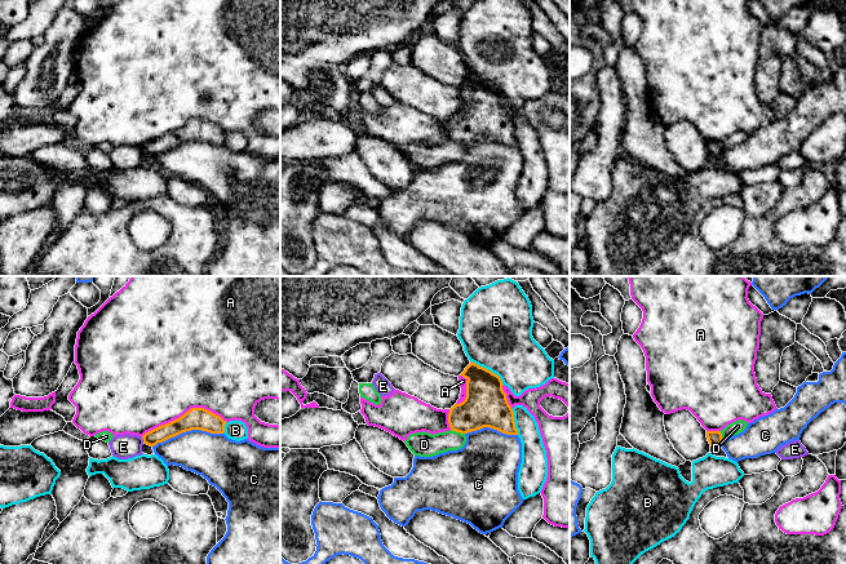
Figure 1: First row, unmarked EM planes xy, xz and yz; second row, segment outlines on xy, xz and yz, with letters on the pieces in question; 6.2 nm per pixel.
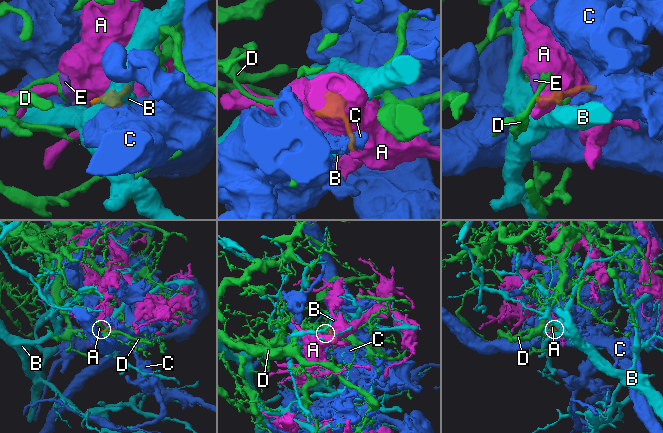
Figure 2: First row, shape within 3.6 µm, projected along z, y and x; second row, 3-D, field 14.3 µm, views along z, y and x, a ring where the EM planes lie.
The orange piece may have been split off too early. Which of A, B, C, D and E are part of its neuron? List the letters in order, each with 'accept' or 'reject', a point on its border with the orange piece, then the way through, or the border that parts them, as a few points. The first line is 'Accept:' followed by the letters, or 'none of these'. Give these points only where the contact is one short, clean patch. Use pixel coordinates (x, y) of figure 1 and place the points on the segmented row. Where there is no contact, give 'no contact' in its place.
Accept: none of these
A: reject; meets orange in xy at (185, 413)
B: reject; meets orange in xz at (487, 369)
C: reject; meets orange in xy at (187, 430)
D: reject; meets orange in xz at (457, 431); border along xz (451, 429), (464, 434)
E: reject; meets orange in xy at (142, 438); border along xy (141, 436), (144, 442)

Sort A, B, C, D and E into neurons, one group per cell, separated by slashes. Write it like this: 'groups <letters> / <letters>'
groups A / B / C / D / E

